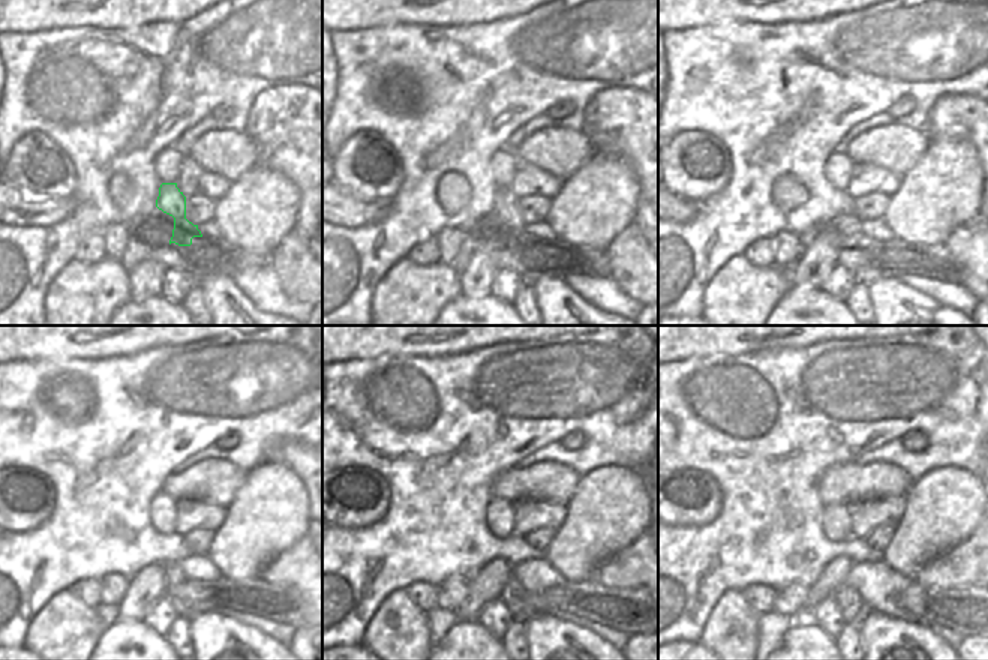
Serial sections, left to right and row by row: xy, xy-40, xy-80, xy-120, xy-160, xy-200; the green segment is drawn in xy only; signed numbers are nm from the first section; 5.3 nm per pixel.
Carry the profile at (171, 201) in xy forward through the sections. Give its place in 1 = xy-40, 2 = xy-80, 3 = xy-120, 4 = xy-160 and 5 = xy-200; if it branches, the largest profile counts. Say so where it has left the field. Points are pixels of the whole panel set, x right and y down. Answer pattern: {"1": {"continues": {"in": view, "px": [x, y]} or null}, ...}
{"1": {"continues": {"in": "xy-40", "px": [505, 204]}}, "2": {"continues": {"in": "xy-80", "px": [852, 236]}}, "3": {"continues": {"in": "xy-120", "px": [177, 576]}}, "4": {"continues": {"in": "xy-160", "px": [513, 596]}}, "5": {"continues": {"in": "xy-200", "px": [852, 606]}}}

